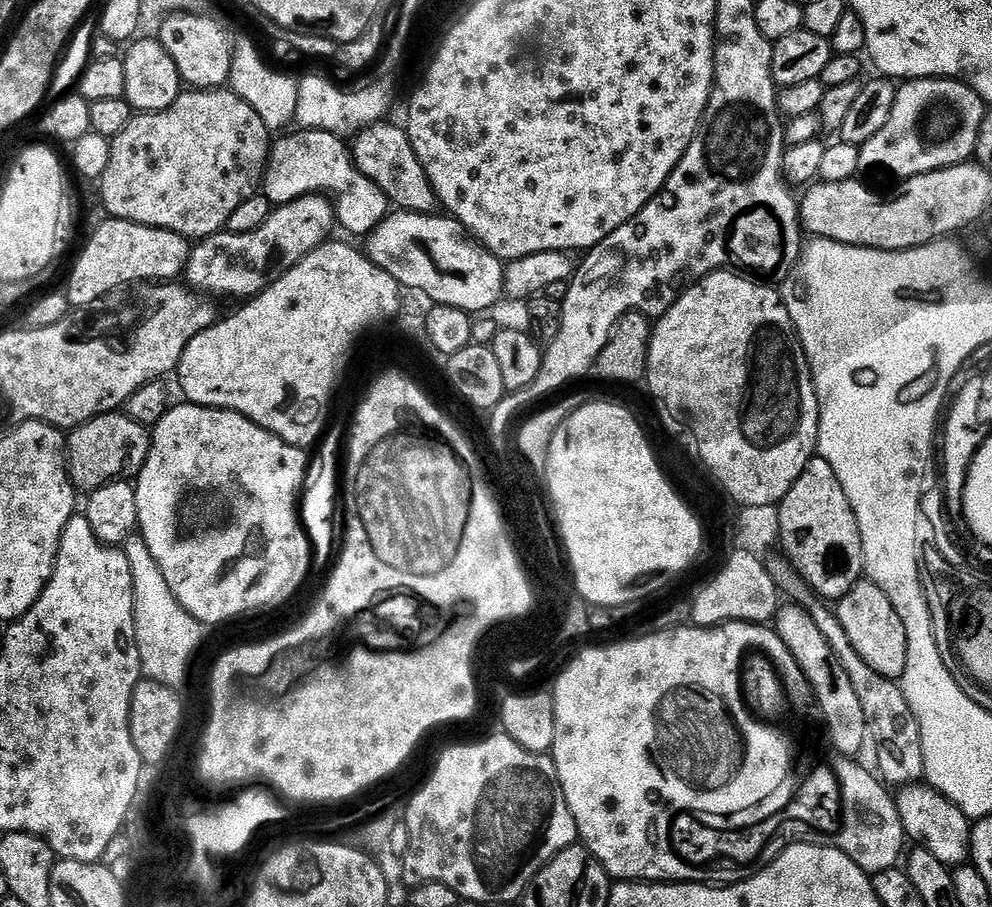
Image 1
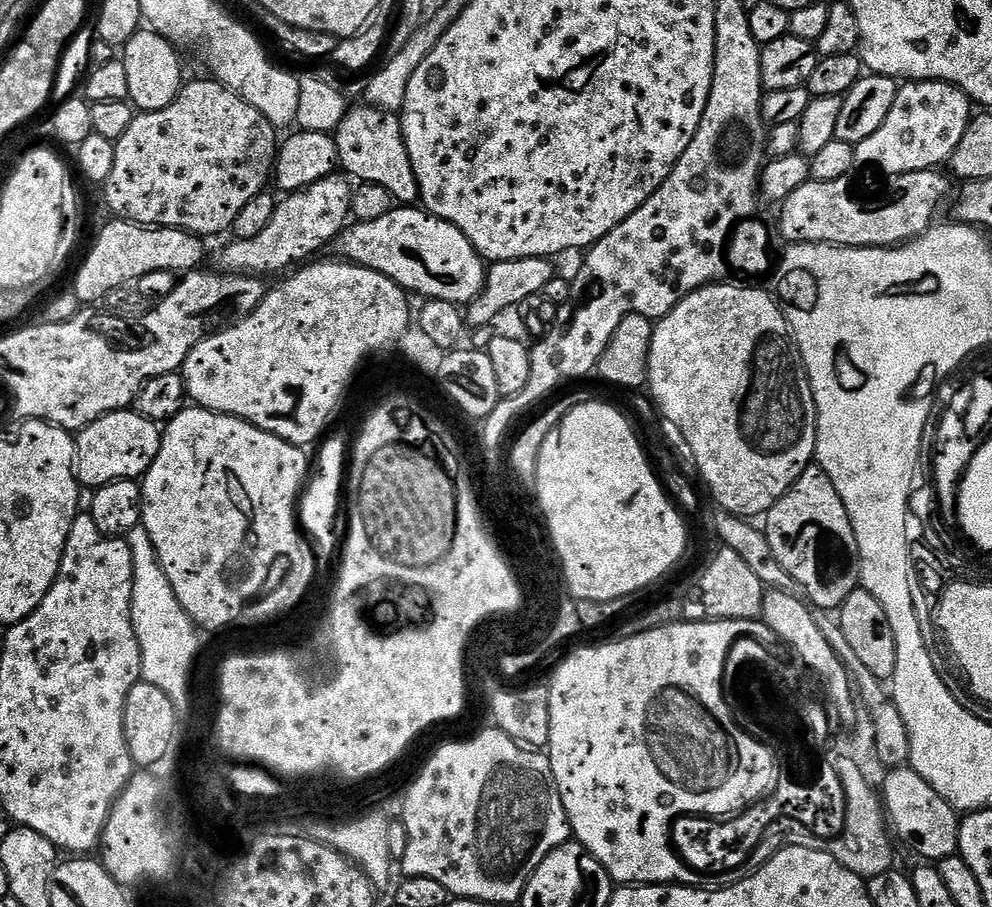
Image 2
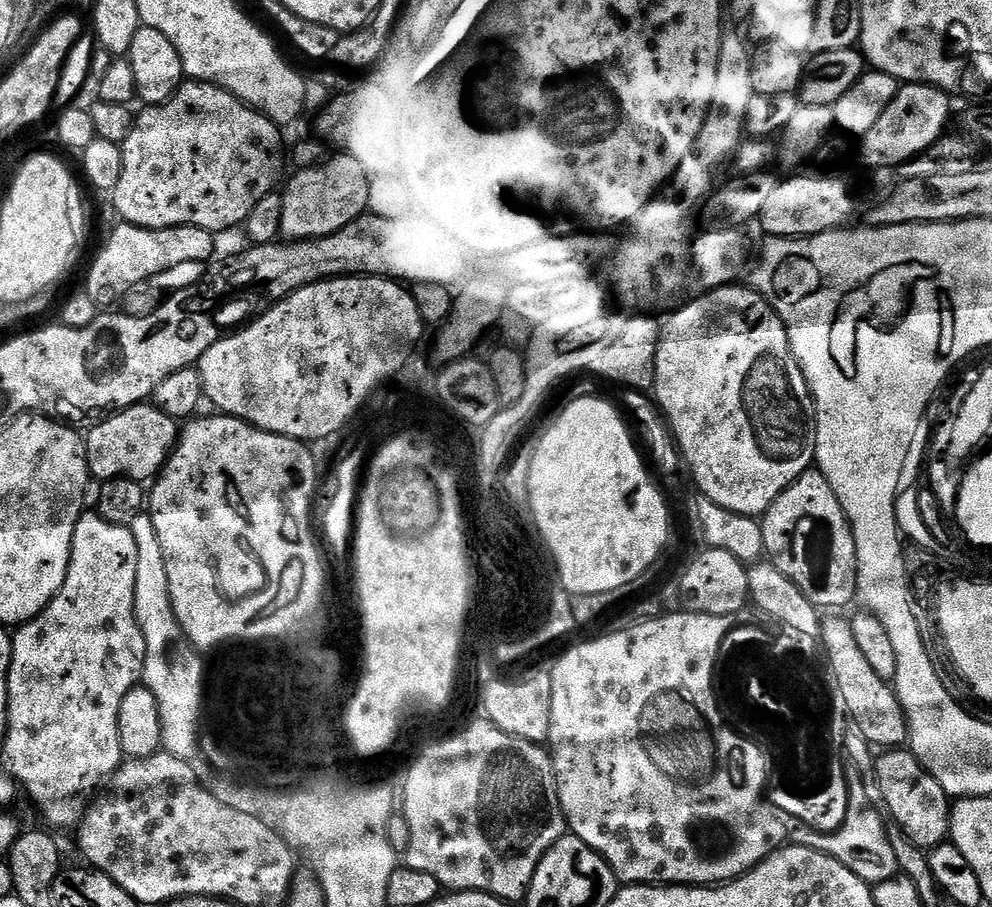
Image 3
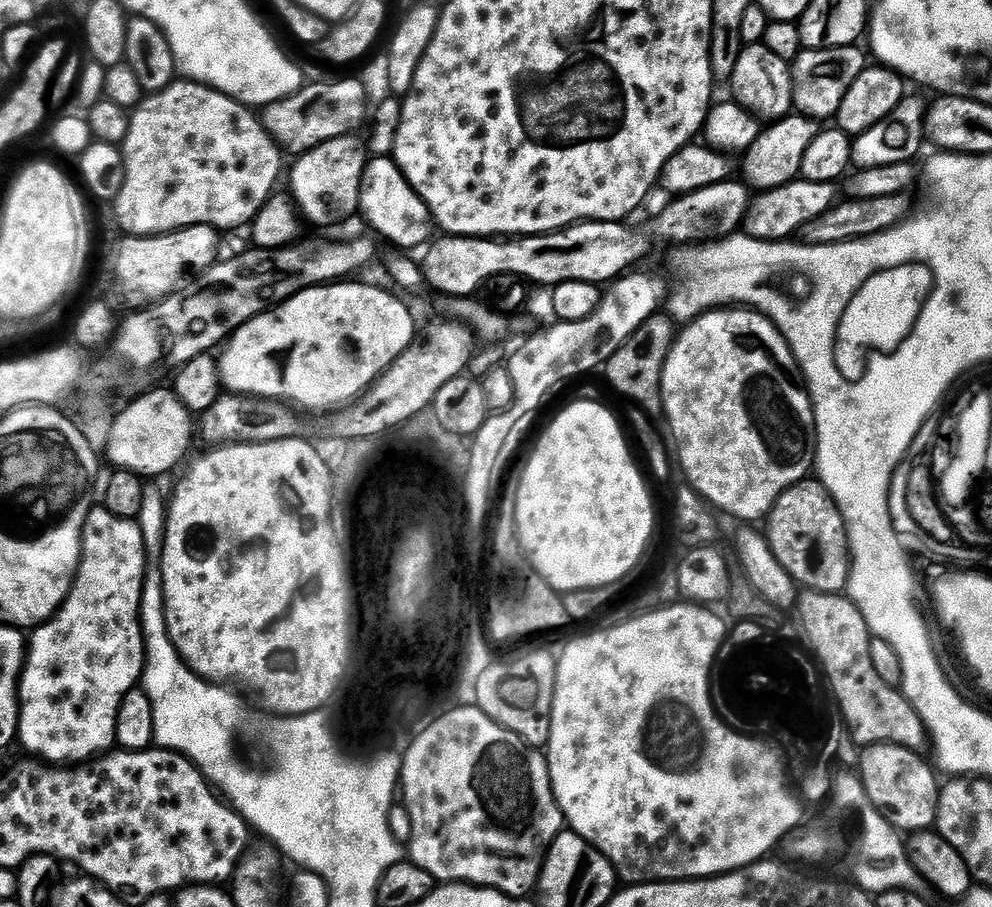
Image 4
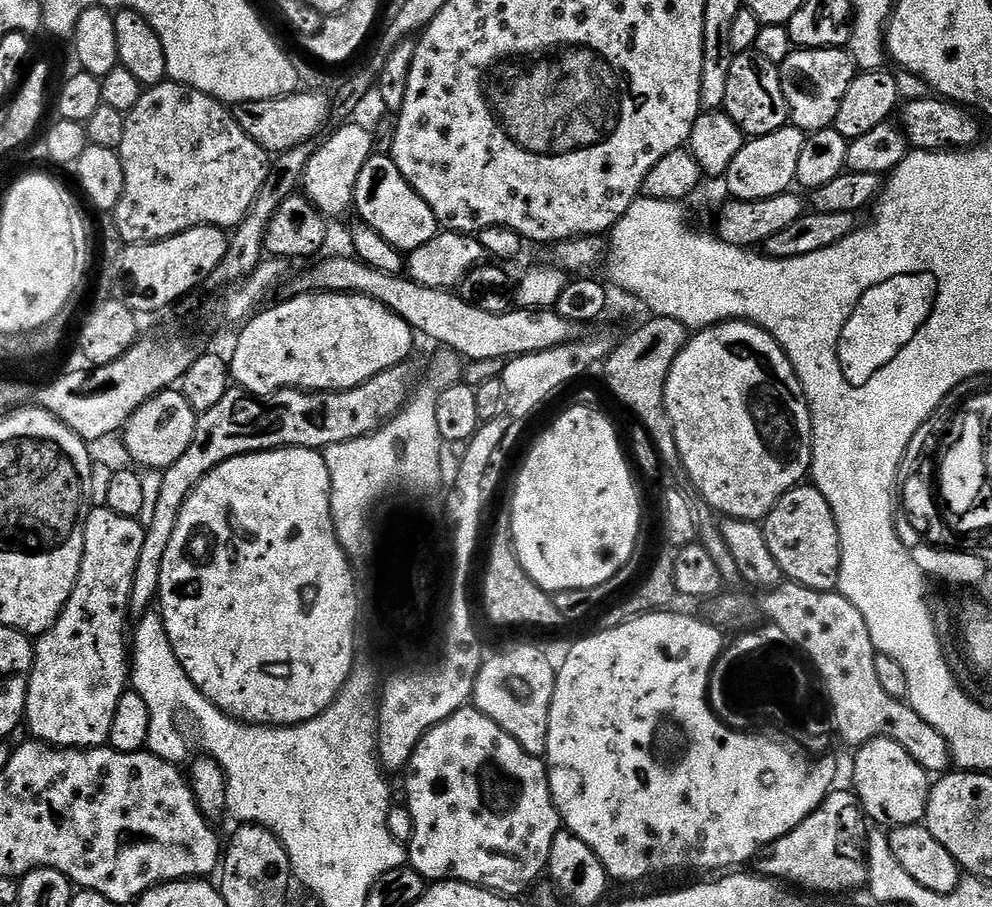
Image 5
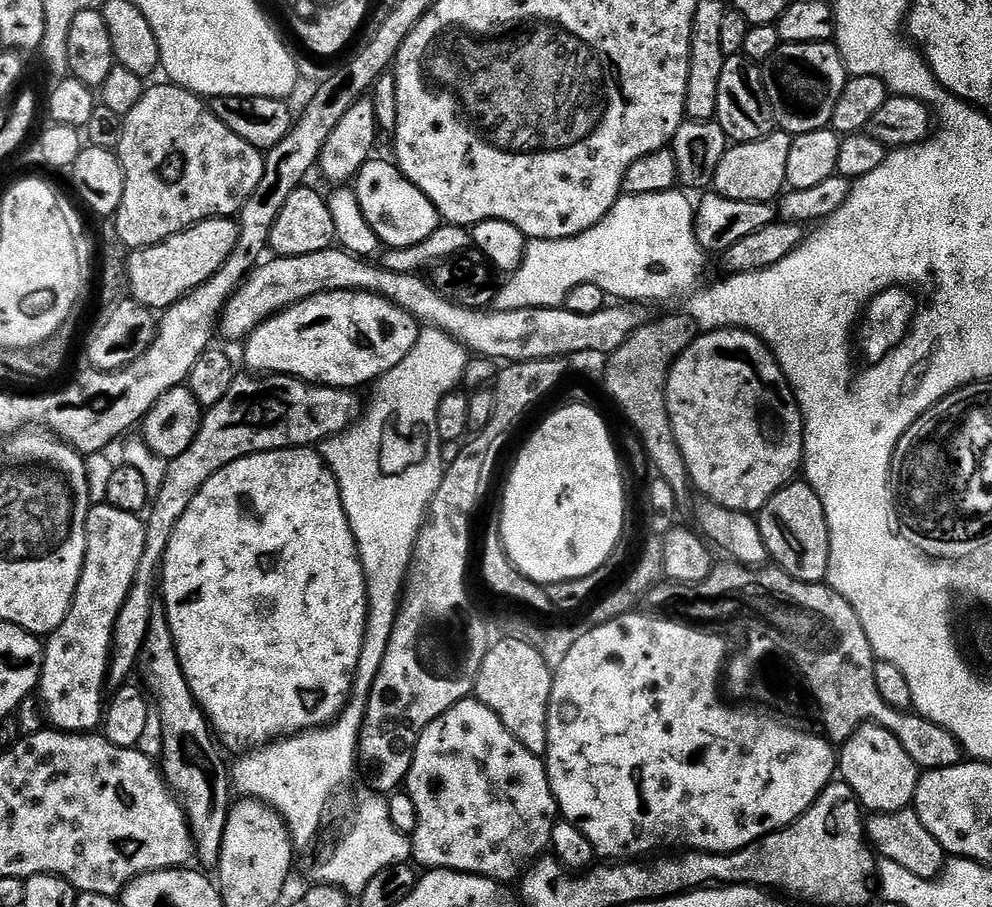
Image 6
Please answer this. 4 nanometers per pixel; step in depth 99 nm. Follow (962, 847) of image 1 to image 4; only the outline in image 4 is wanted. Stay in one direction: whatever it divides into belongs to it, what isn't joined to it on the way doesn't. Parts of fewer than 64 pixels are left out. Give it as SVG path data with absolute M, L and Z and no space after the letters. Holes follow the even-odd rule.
M869 744L860 753L858 779L865 794L873 807L904 834L923 832L936 822L941 785L936 784L933 765L929 761L928 765L920 755L919 751L897 744Z

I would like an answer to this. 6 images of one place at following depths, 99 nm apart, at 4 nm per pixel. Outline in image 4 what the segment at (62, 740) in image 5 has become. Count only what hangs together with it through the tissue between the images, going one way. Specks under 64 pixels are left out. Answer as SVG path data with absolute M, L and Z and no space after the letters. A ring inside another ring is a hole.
M96 506L84 519L84 530L80 533L80 567L76 570L76 578L72 581L72 589L68 592L55 616L39 625L31 633L30 643L26 648L26 659L18 681L18 701L20 706L20 724L18 727L18 744L21 744L32 756L41 756L49 760L52 766L80 766L101 754L107 753L116 744L116 723L118 722L118 706L122 706L122 698L131 688L141 683L144 674L144 631L140 625L140 603L144 593L144 570L146 567L146 537L140 530L136 520L123 520L110 514L103 506Z

